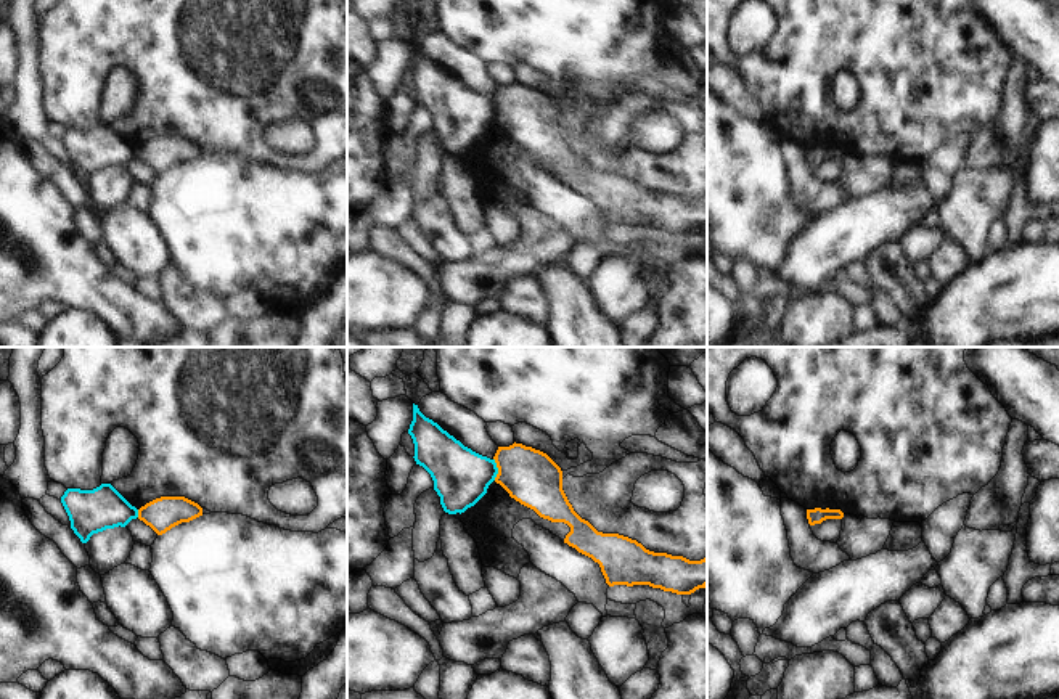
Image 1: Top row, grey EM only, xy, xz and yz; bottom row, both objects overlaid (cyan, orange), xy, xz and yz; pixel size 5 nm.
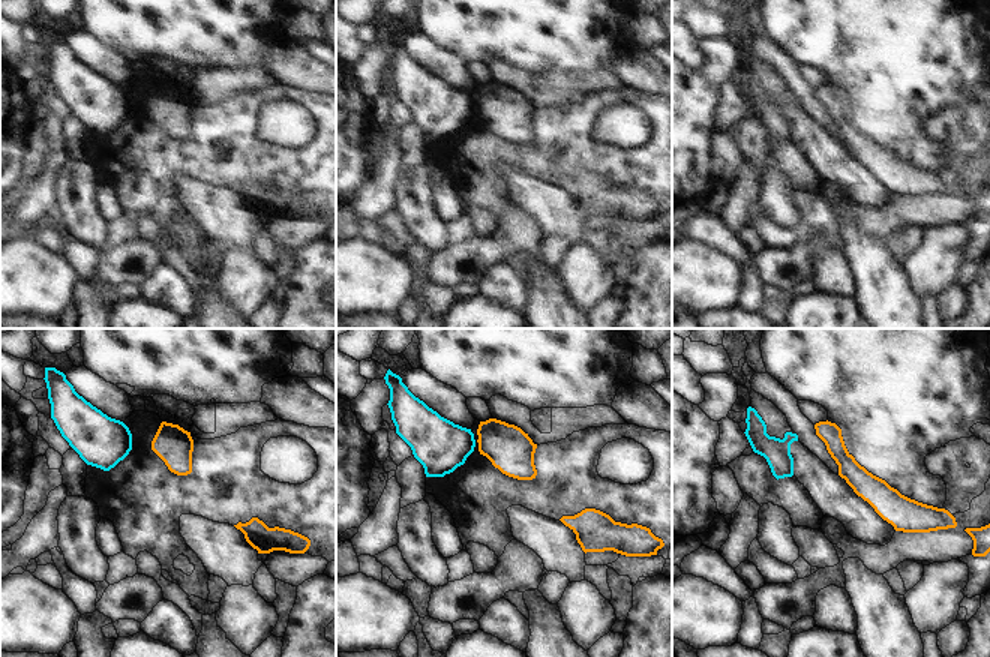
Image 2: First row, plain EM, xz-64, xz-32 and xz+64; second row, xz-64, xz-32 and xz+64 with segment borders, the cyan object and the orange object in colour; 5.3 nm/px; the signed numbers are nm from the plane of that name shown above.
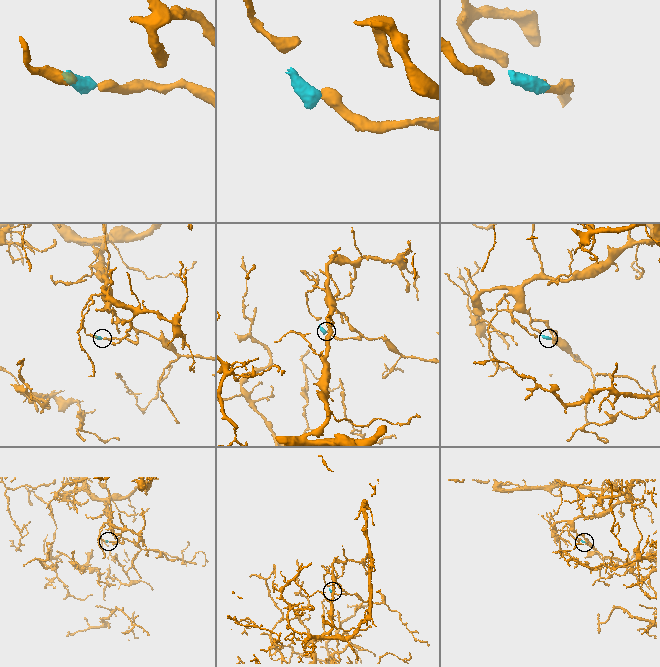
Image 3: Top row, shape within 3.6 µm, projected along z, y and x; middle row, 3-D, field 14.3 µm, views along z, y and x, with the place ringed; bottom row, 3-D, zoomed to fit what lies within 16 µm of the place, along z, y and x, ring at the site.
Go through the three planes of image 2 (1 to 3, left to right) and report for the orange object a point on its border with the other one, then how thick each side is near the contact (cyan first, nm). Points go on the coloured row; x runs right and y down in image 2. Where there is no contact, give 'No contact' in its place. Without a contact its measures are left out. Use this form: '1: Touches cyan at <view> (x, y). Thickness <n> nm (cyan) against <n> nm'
1: No contact
2: No contact
3: No contact

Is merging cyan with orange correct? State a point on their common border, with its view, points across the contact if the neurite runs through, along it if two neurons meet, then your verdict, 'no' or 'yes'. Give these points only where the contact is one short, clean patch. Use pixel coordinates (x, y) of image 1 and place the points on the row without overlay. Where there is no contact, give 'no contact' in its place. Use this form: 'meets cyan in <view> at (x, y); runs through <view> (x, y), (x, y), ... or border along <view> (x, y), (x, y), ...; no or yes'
meets cyan in xz at (497, 110); border along xz (494, 98), (497, 108), (495, 119); no

